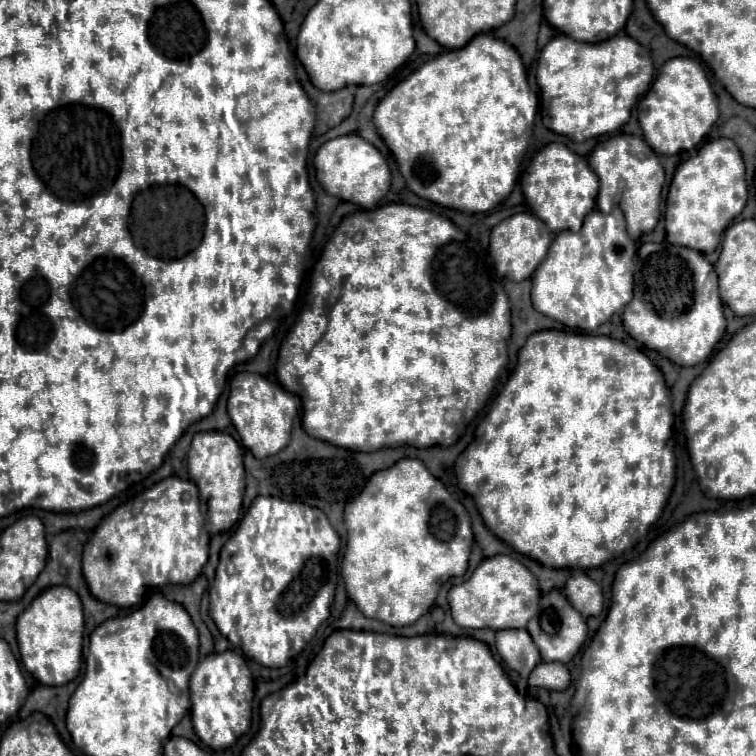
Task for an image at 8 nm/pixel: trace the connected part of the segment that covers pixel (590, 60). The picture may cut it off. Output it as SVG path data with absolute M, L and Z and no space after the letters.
M557 35L543 47L537 61L543 123L573 141L613 133L627 123L633 105L650 89L653 75L649 51L629 35L615 35L601 43L581 43L567 35Z

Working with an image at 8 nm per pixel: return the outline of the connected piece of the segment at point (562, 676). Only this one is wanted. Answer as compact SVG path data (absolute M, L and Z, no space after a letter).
M539 663L529 675L531 687L543 687L549 691L563 691L569 681L569 669L563 663Z

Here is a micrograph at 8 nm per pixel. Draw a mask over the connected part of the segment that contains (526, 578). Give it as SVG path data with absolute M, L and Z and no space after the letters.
M495 555L481 561L481 565L467 581L463 581L461 585L453 585L447 599L451 617L459 627L501 631L525 627L529 619L537 613L539 597L539 583L525 565L511 559L509 555Z

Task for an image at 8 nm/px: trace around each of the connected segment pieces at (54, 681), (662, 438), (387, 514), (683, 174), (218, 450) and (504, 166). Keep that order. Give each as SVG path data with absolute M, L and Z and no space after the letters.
M49 587L19 615L17 641L25 669L43 685L65 685L79 675L83 649L83 607L79 595L65 587Z
M537 331L519 351L517 367L503 387L503 391L495 397L491 411L479 423L475 435L477 439L457 457L455 475L461 491L469 493L477 509L485 521L485 525L515 551L525 553L537 559L545 567L573 567L573 569L593 569L615 557L619 557L625 549L635 545L647 529L659 519L669 493L675 483L675 457L672 442L674 418L671 411L671 397L661 377L661 371L647 359L639 349L631 349L619 339L611 339L605 335L585 335L585 333L567 333L567 331Z
M401 459L391 469L377 471L361 495L345 509L345 527L347 547L341 563L341 575L347 595L355 601L363 615L393 627L415 623L431 609L439 587L451 577L461 577L467 571L473 545L469 513L451 497L451 493L447 493L445 485L435 479L419 459Z
M725 137L707 141L695 157L675 169L665 203L667 241L701 253L713 253L721 243L721 233L743 211L747 193L745 163L737 145Z
M205 431L197 433L187 451L189 461L189 477L199 487L201 499L207 501L207 517L205 528L211 536L231 529L241 515L241 499L245 491L245 467L239 443L221 431Z
M481 33L461 51L443 51L397 83L379 101L373 123L415 195L463 213L485 213L513 191L538 109L539 98L529 87L519 53L507 41Z

